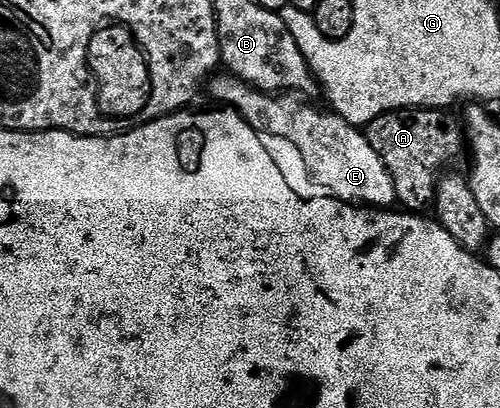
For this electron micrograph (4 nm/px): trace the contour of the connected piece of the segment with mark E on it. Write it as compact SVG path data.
M217 75L208 82L207 90L217 101L222 101L222 106L228 107L232 112L239 114L247 123L266 130L271 135L279 135L287 139L298 149L299 155L303 157L303 163L307 163L307 171L315 183L330 192L338 201L356 203L361 207L390 208L397 201L394 183L391 180L390 172L383 165L382 159L376 154L371 143L365 138L364 132L358 126L347 123L338 113L324 111L320 113L313 105L304 105L302 98L297 95L274 95L272 93L261 93L253 89L246 81L240 81L232 75Z

